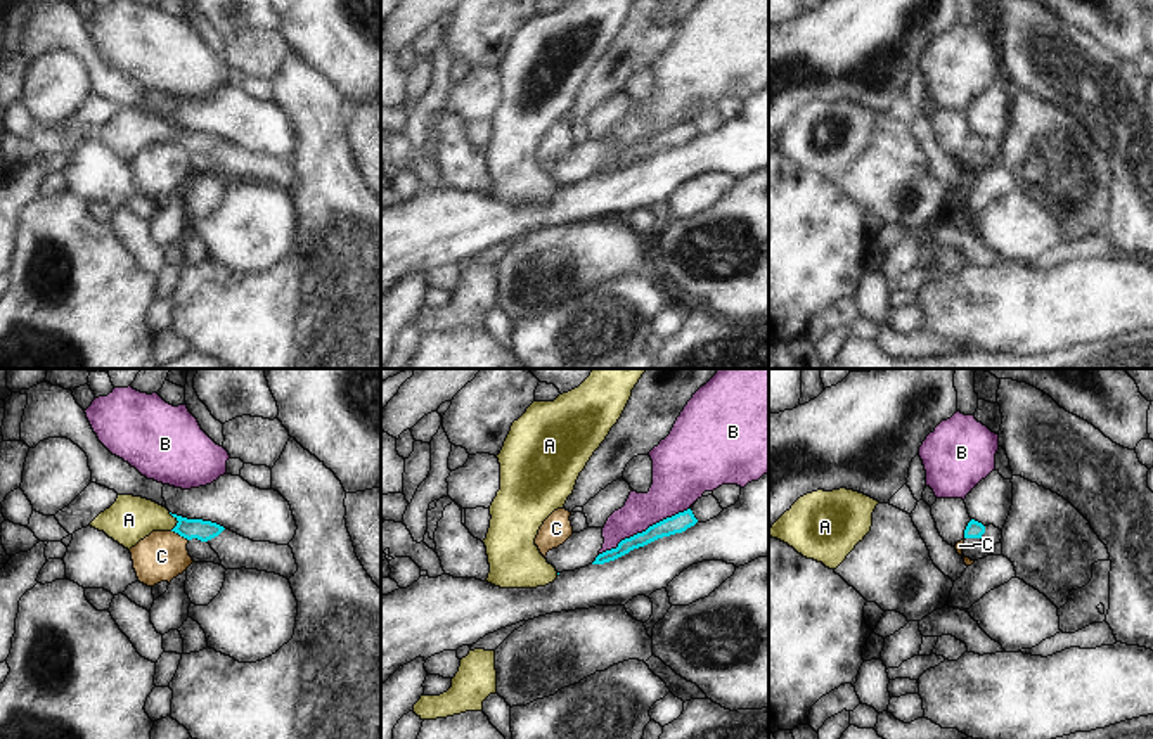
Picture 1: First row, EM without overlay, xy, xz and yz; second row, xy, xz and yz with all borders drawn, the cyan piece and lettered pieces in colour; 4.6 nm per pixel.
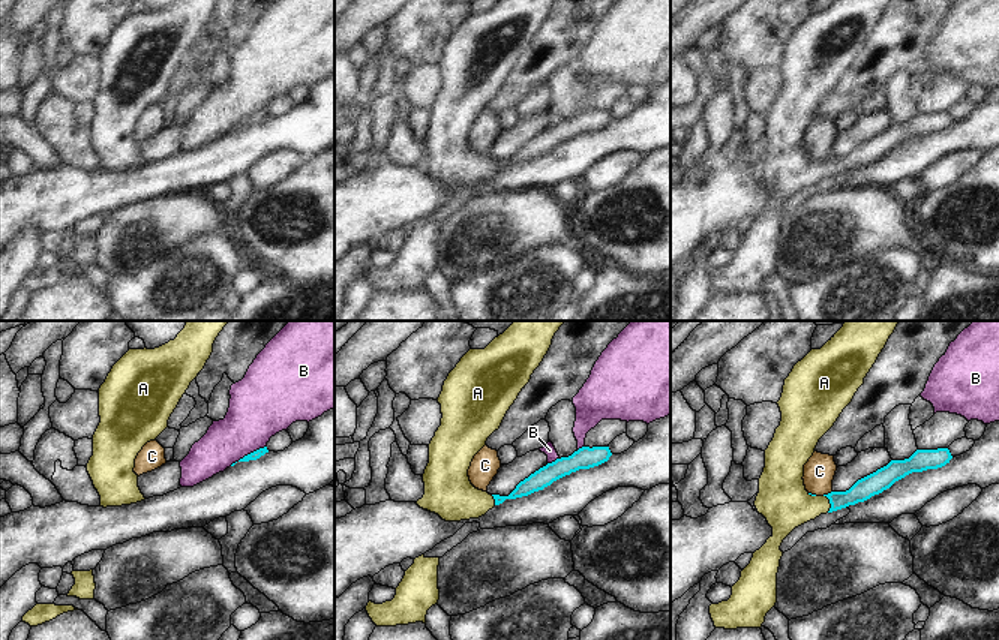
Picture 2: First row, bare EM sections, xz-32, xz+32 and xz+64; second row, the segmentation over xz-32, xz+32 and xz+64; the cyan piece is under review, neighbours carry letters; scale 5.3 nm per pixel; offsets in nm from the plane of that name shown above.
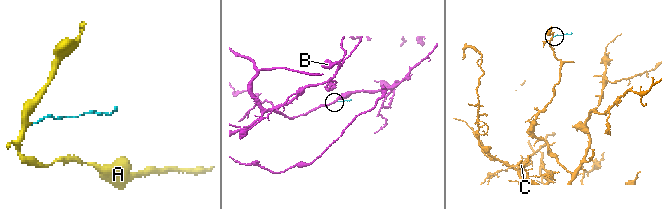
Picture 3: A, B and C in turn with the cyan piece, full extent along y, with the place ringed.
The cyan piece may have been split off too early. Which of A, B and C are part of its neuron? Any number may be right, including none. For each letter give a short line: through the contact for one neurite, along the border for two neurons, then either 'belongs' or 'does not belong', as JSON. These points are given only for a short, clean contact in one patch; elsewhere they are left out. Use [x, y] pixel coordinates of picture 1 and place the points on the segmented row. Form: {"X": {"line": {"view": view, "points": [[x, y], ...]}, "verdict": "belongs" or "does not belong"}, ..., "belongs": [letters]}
{"A": {"line": {"view": "xy", "points": [[189, 528], [177, 520], [128, 520]]}, "verdict": "belongs"}, "B": {"line": {"view": "xz", "points": [[688, 507], [625, 537], [615, 547], [599, 554]]}, "verdict": "does not belong"}, "C": {"line": {"view": "xy", "points": [[172, 530], [187, 540]]}, "verdict": "does not belong"}, "belongs": ["A"]}

